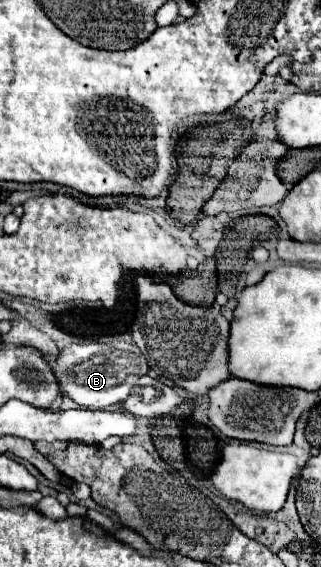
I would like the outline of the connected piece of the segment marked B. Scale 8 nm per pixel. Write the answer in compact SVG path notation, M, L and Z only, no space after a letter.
M132 343L66 345L58 355L44 353L44 359L62 387L60 393L84 409L106 409L108 405L122 403L130 393L130 387L148 373L146 357Z

